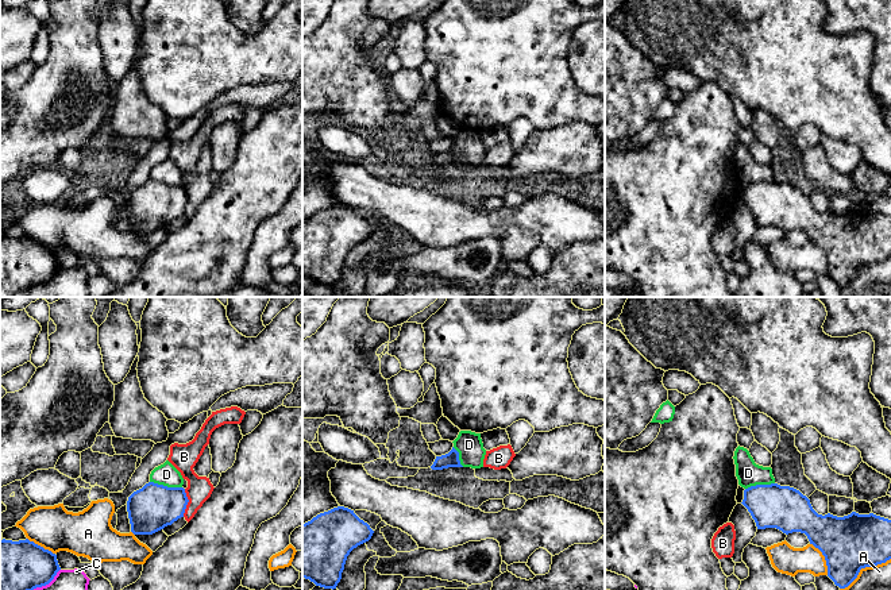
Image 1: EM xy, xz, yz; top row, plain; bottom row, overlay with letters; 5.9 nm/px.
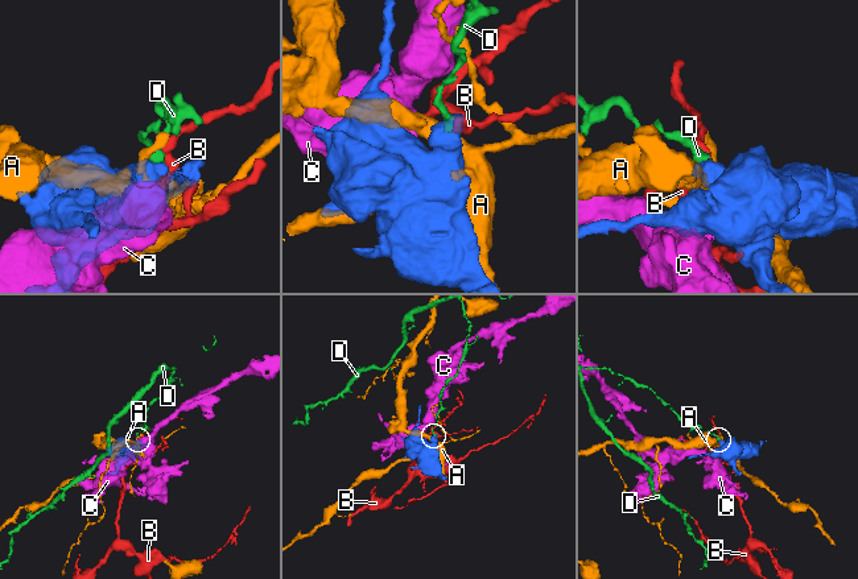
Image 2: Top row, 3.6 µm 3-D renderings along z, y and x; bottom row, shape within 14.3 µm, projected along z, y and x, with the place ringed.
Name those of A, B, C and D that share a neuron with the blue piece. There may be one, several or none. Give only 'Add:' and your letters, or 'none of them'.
Add: none of them

